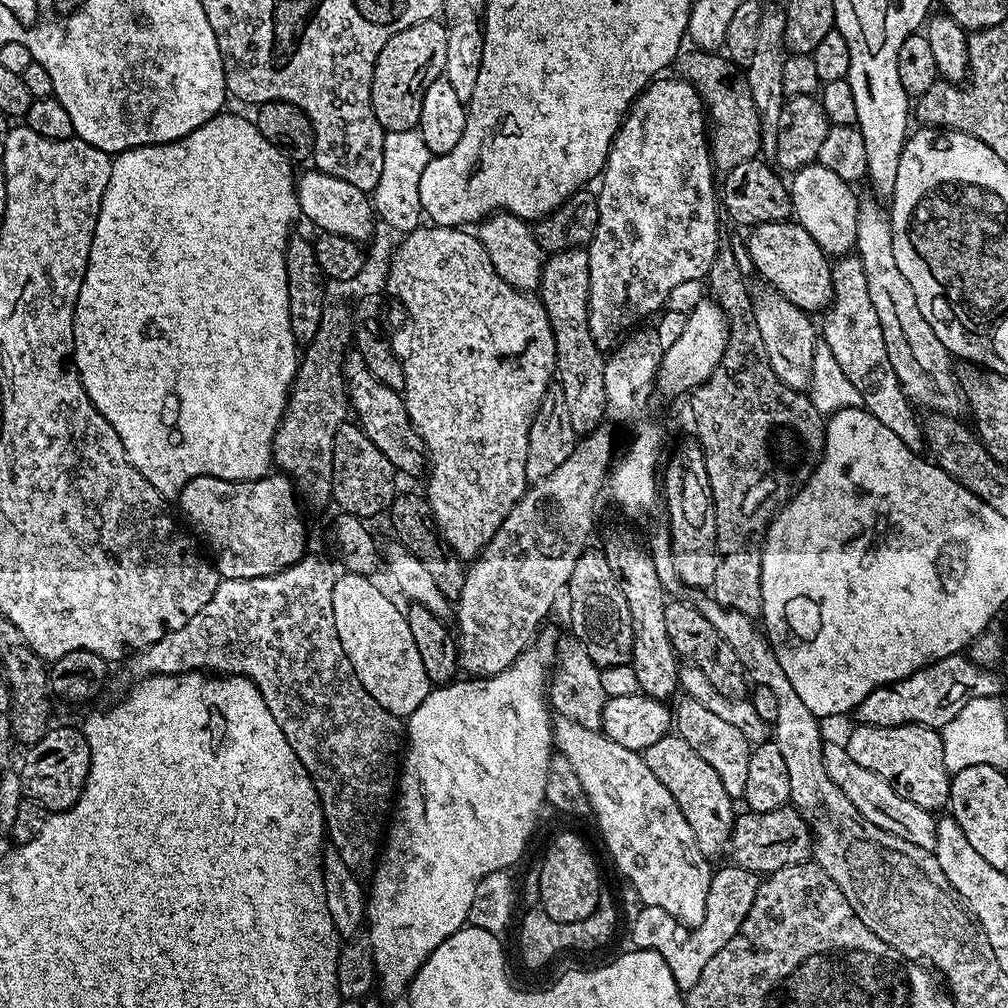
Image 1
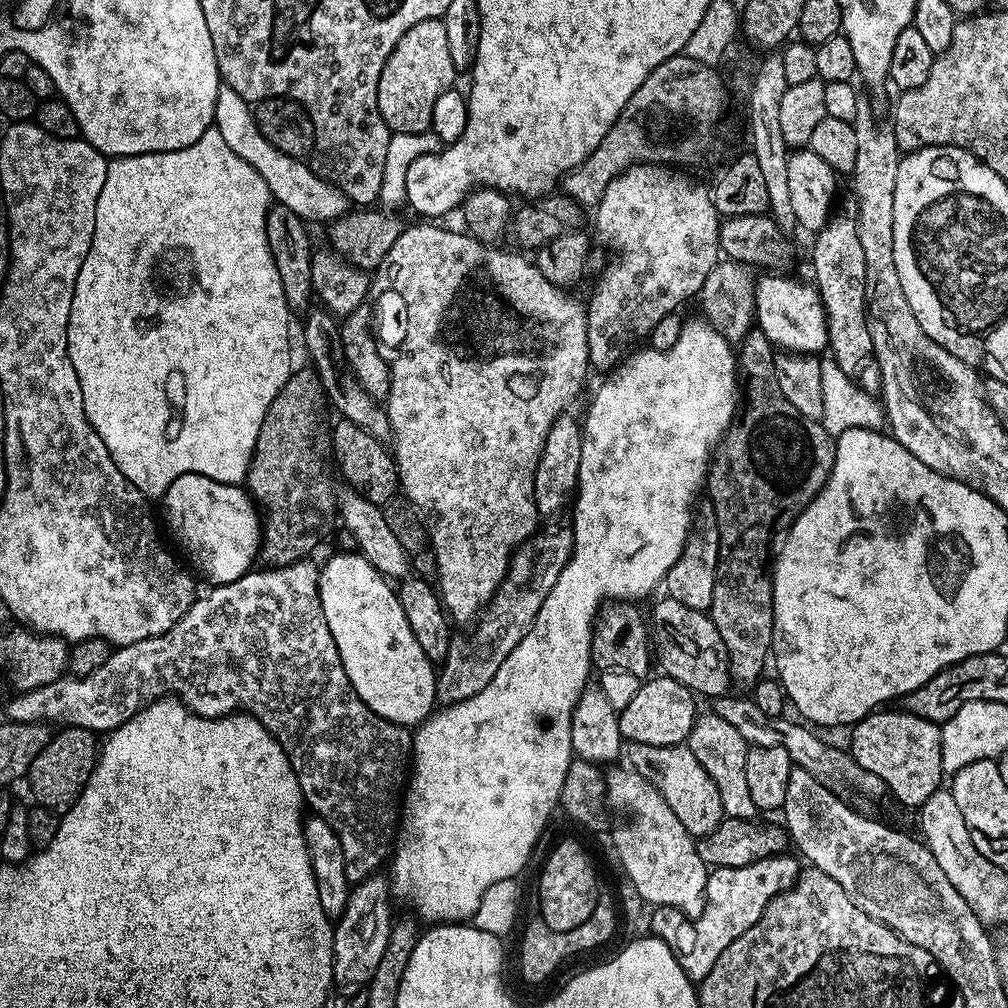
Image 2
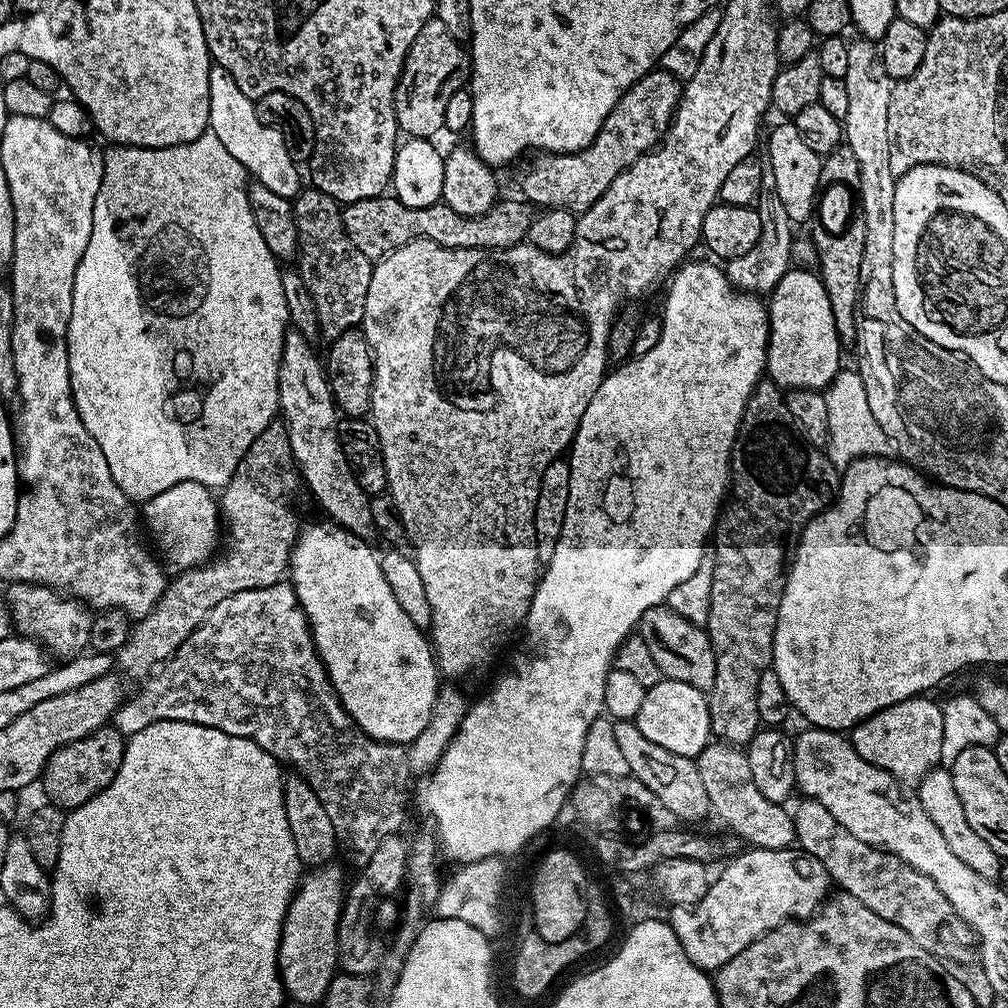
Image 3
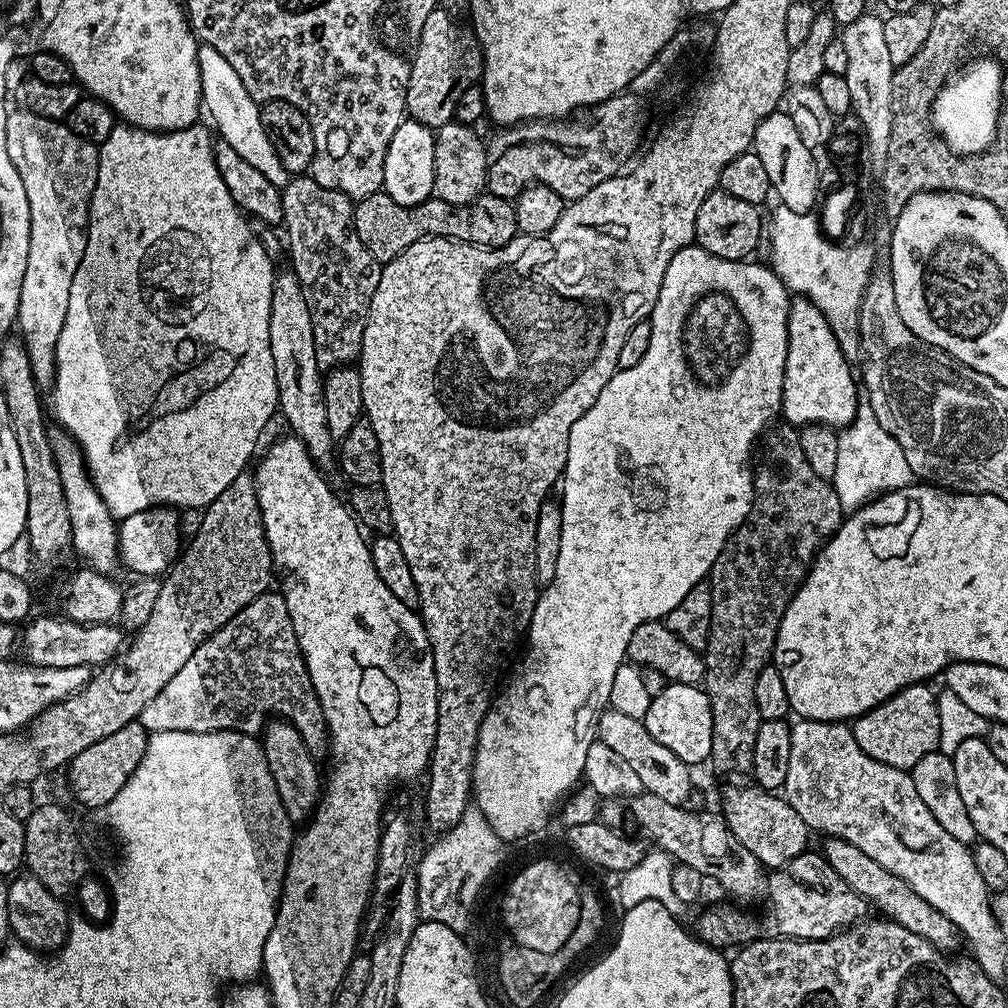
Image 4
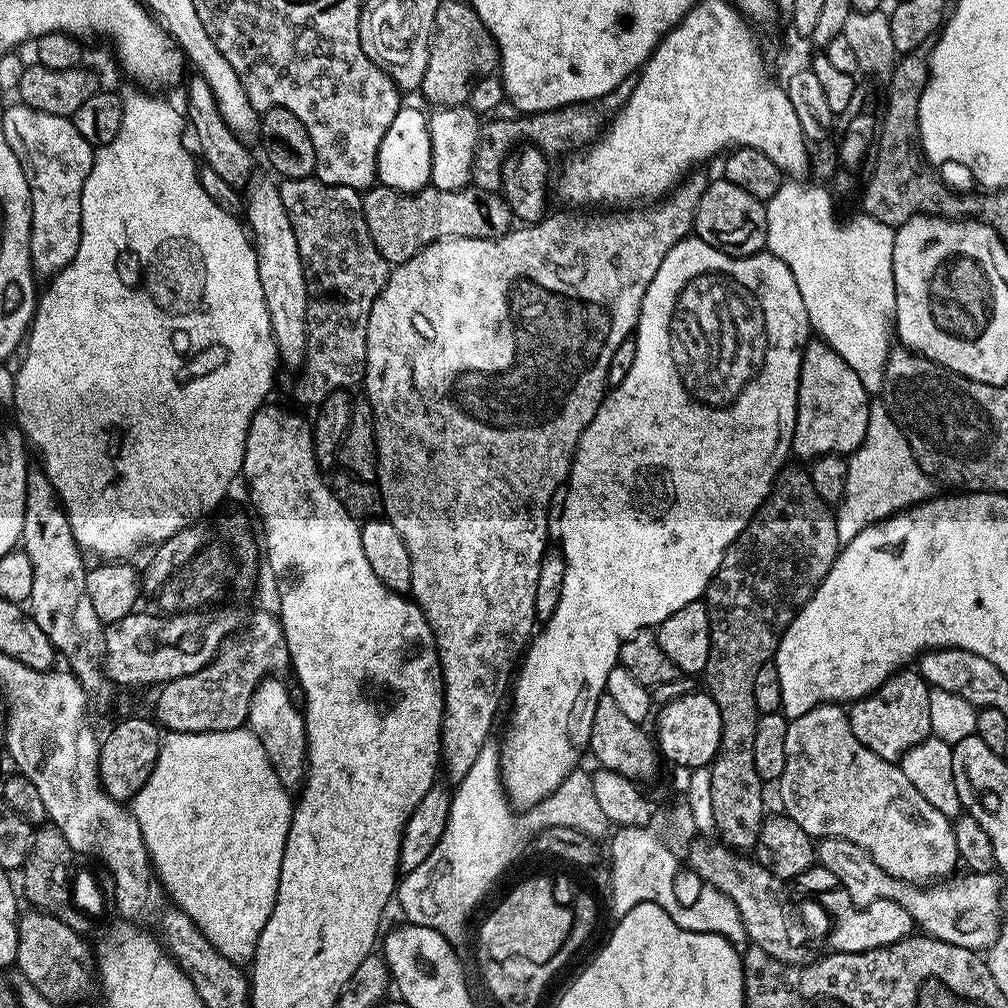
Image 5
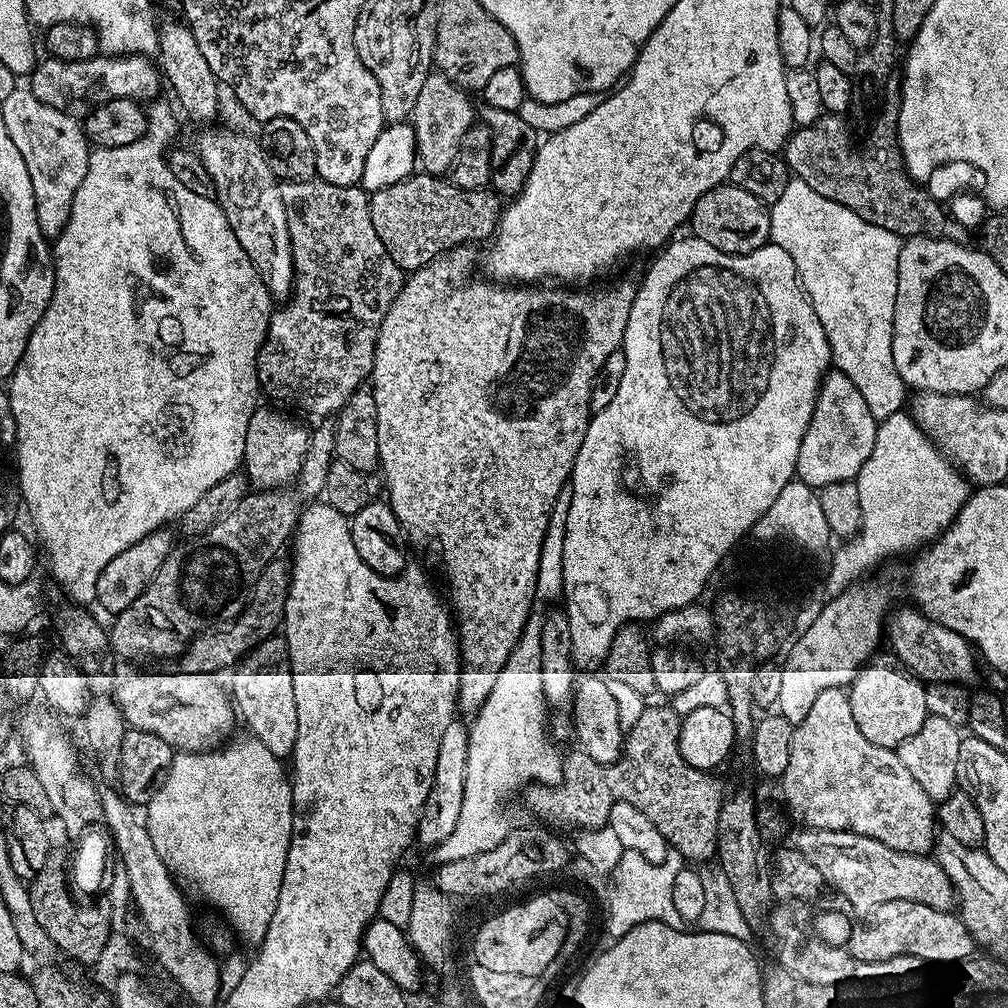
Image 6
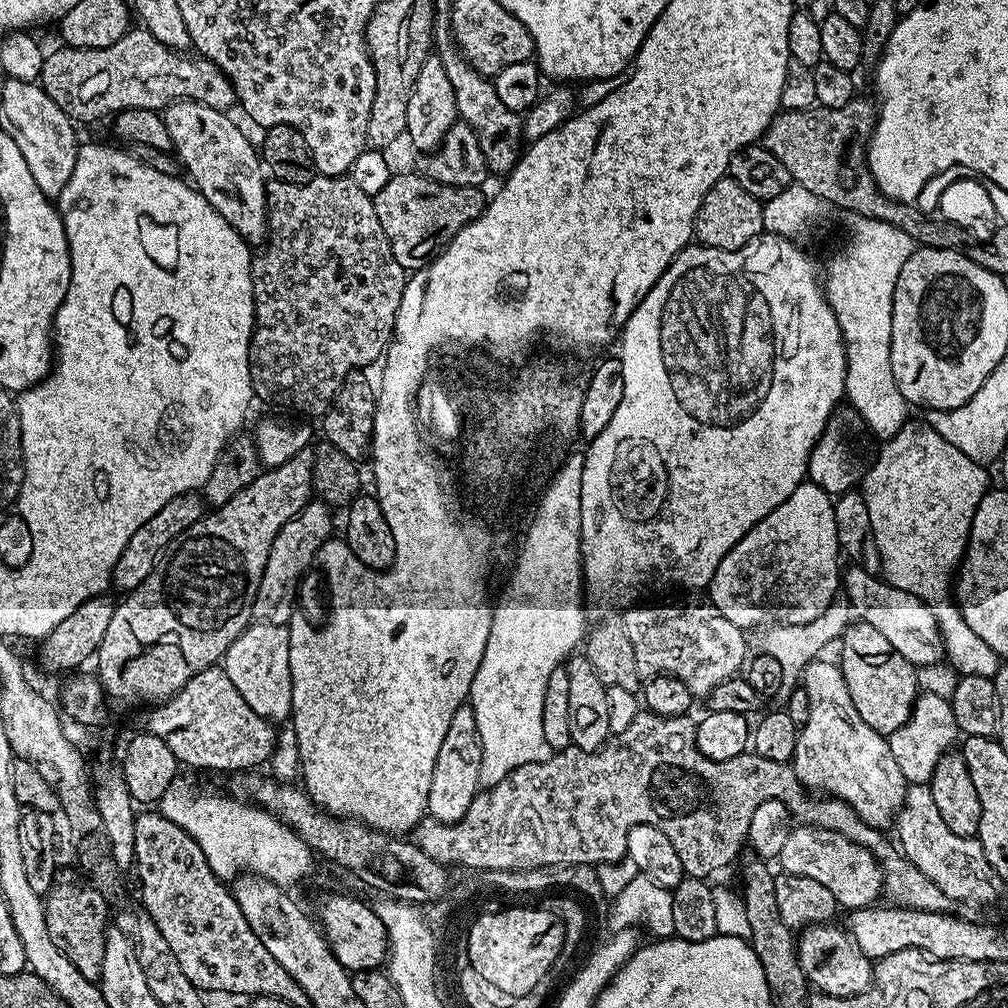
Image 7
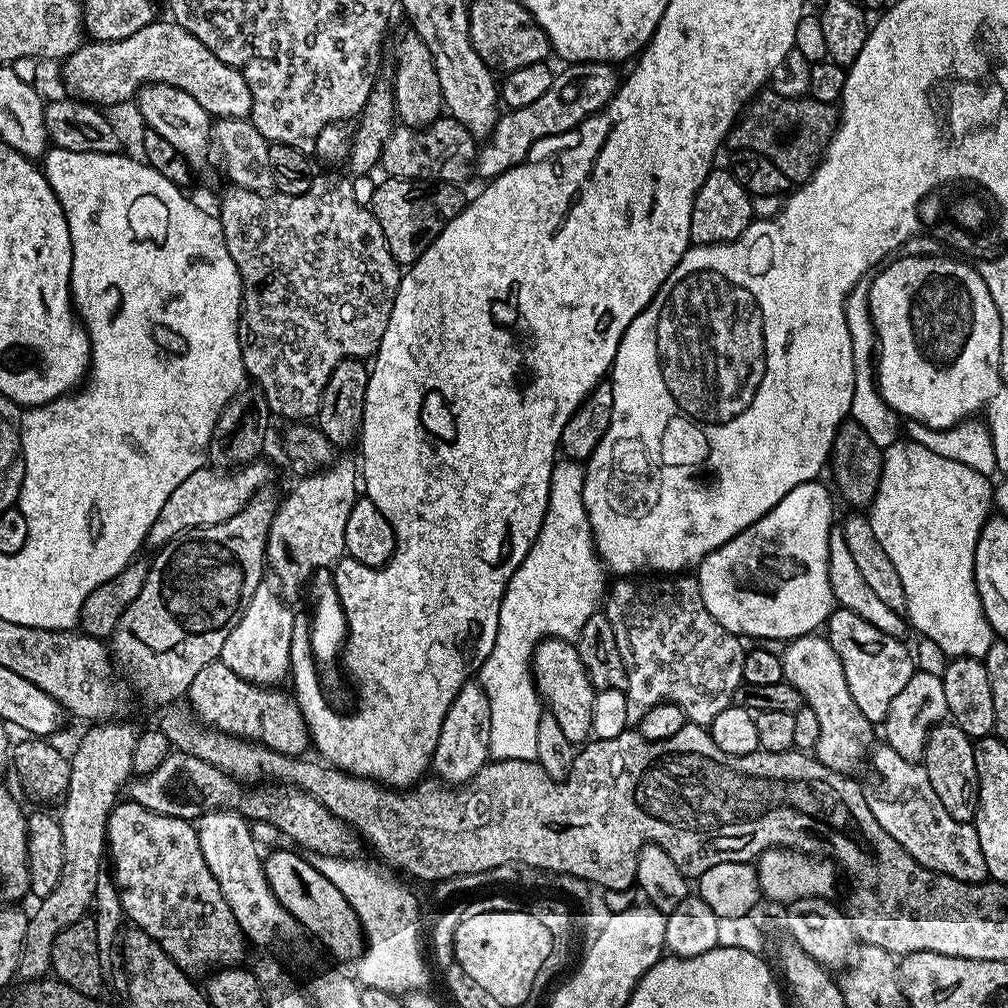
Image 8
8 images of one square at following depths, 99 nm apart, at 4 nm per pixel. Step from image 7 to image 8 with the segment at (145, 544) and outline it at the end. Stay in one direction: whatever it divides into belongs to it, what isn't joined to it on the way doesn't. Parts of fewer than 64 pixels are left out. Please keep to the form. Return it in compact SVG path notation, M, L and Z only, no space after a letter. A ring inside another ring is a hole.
M259 458L233 472L217 470L212 466L194 470L194 474L190 474L190 478L180 483L170 498L166 498L162 510L158 510L158 518L154 518L154 526L150 526L148 531L147 547L159 550L175 536L189 532L192 528L214 526L218 522L226 522L226 518L234 518L234 514L246 507L256 497L256 493L267 485L264 483L268 480L268 468L263 462Z

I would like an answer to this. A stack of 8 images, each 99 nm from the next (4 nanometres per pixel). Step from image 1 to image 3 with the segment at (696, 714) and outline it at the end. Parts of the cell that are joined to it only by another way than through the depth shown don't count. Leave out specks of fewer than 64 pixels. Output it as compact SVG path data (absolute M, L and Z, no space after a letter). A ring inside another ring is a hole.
M709 742L701 748L695 761L712 812L728 827L725 829L731 835L740 837L745 845L753 848L787 848L795 841L793 813L789 809L787 812L784 804L772 804L762 798L758 786L754 786L754 777L750 775L747 751L734 744Z

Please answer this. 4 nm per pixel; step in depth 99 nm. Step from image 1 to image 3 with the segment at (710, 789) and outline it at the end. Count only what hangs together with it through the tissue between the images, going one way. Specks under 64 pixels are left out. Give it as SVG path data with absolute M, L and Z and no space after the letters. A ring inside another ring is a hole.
M617 720L614 723L614 739L618 742L618 750L626 757L626 766L631 776L638 778L642 786L650 786L654 794L662 801L662 806L676 816L677 821L700 820L712 812L710 798L706 798L706 789L702 787L702 778L698 775L698 766L691 756L670 754L663 746L654 746L638 730L631 720Z

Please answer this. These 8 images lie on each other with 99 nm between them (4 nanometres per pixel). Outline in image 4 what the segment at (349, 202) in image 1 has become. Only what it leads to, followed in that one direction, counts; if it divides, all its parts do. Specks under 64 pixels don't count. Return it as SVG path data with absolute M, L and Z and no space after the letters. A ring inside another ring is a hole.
M200 44L198 50L198 70L200 71L200 81L202 82L202 104L212 115L212 120L216 123L215 131L219 139L225 140L254 170L259 170L268 181L274 182L274 186L283 190L289 182L290 173L284 169L266 130L262 126L260 117L260 105L254 98L250 98L250 90L242 86L242 78L238 78L238 73L234 71L234 66L214 50L214 46Z

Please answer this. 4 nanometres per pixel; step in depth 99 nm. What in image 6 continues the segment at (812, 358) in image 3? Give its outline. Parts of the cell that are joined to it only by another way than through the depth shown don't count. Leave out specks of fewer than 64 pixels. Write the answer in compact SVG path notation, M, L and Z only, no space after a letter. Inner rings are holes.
M831 369L821 381L814 414L798 448L795 477L815 490L830 482L855 479L874 448L877 423L852 380L838 369Z

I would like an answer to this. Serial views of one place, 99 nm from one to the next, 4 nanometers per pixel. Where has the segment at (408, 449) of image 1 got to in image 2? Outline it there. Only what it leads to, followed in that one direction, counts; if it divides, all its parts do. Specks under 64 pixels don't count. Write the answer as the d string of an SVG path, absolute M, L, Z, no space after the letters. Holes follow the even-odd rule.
M324 306L309 307L304 318L304 344L312 359L310 364L320 378L327 403L336 407L335 415L354 422L354 426L362 426L362 430L366 430L366 434L370 434L375 440L387 441L392 435L387 411L382 407L381 401L362 390L362 386L356 381L356 375L344 361L344 347L340 341L341 321Z

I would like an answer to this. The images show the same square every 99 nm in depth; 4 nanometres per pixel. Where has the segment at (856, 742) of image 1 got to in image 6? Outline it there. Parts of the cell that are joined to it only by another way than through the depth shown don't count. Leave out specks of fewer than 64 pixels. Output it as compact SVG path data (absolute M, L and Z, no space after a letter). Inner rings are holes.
M887 655L873 656L871 661L861 668L847 689L847 693L850 714L854 714L854 722L858 726L858 730L862 730L862 734L870 742L874 742L874 746L895 750L900 747L902 742L906 742L906 738L910 738L913 734L918 734L918 730L922 730L922 722L926 722L929 714L926 710L926 687L920 677L912 675L903 664L897 661L895 655Z

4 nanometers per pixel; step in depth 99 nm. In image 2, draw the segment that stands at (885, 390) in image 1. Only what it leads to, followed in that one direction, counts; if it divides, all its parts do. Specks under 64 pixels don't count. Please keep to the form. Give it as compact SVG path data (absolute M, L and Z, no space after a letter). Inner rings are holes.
M851 213L844 214L840 218L838 216L829 219L827 223L820 228L820 231L815 233L813 237L814 244L812 246L812 268L814 270L814 285L818 289L818 294L821 297L822 306L825 310L825 325L828 328L828 344L827 351L830 353L831 359L838 362L838 366L842 366L842 374L846 374L855 382L858 387L867 392L876 394L881 391L882 385L880 383L880 367L876 361L876 346L877 341L874 339L874 328L870 323L870 305L868 303L868 287L866 286L866 256L863 253L862 242L859 241L857 222L855 215Z

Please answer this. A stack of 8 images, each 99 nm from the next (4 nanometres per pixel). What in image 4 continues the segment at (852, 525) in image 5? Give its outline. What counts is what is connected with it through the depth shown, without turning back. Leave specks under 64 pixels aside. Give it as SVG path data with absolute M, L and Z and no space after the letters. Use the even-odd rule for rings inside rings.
M860 394L853 420L838 435L838 470L834 470L831 478L838 502L842 502L845 513L851 514L868 501L896 488L904 488L913 480L910 462L906 462L906 454L902 454L902 446L898 446L882 422L878 422L867 395Z

